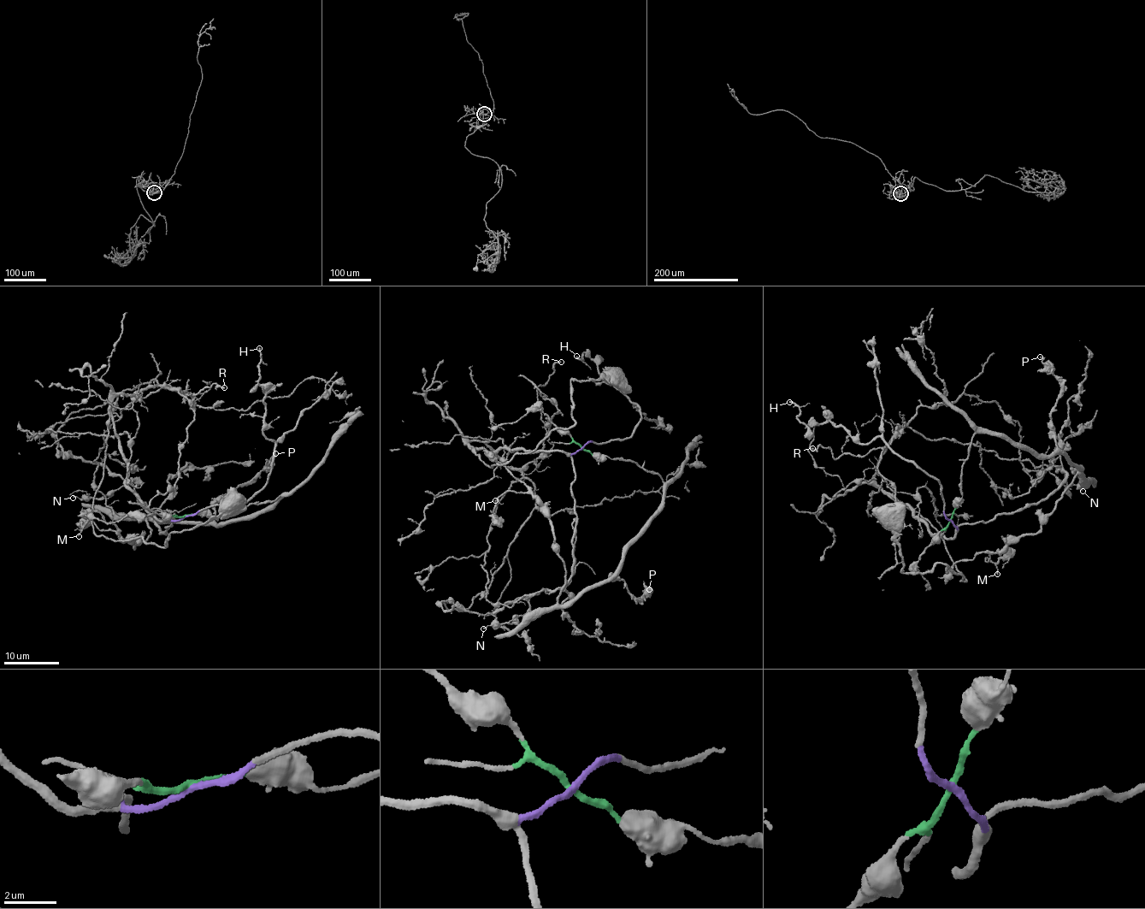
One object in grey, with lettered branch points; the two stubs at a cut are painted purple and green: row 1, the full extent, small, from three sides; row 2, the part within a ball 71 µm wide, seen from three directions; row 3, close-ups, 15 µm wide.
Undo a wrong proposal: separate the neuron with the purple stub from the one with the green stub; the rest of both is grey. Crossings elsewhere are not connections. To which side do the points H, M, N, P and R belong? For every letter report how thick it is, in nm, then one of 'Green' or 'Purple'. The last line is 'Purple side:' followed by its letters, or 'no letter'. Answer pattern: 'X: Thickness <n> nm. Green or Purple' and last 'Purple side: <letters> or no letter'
H: Thickness 240 nm. Purple
M: Thickness 150 nm. Green
N: Thickness 150 nm. Purple
P: Thickness 240 nm. Green
R: Thickness 200 nm. Purple
Purple side: H, N, R

